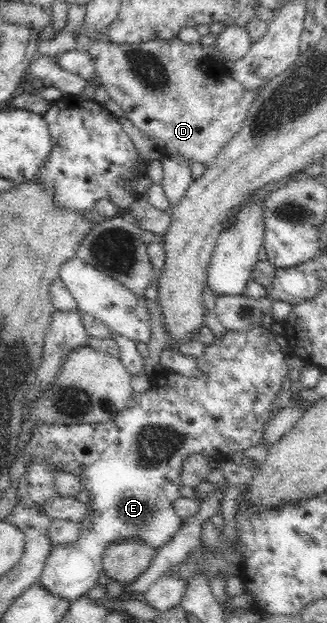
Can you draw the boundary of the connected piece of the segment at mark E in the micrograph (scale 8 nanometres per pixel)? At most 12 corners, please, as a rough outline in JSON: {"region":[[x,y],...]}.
{"region":[[271,328],[226,330],[109,425],[28,439],[90,517],[39,584],[72,601],[107,546],[159,548],[191,453],[262,442],[288,375]]}

